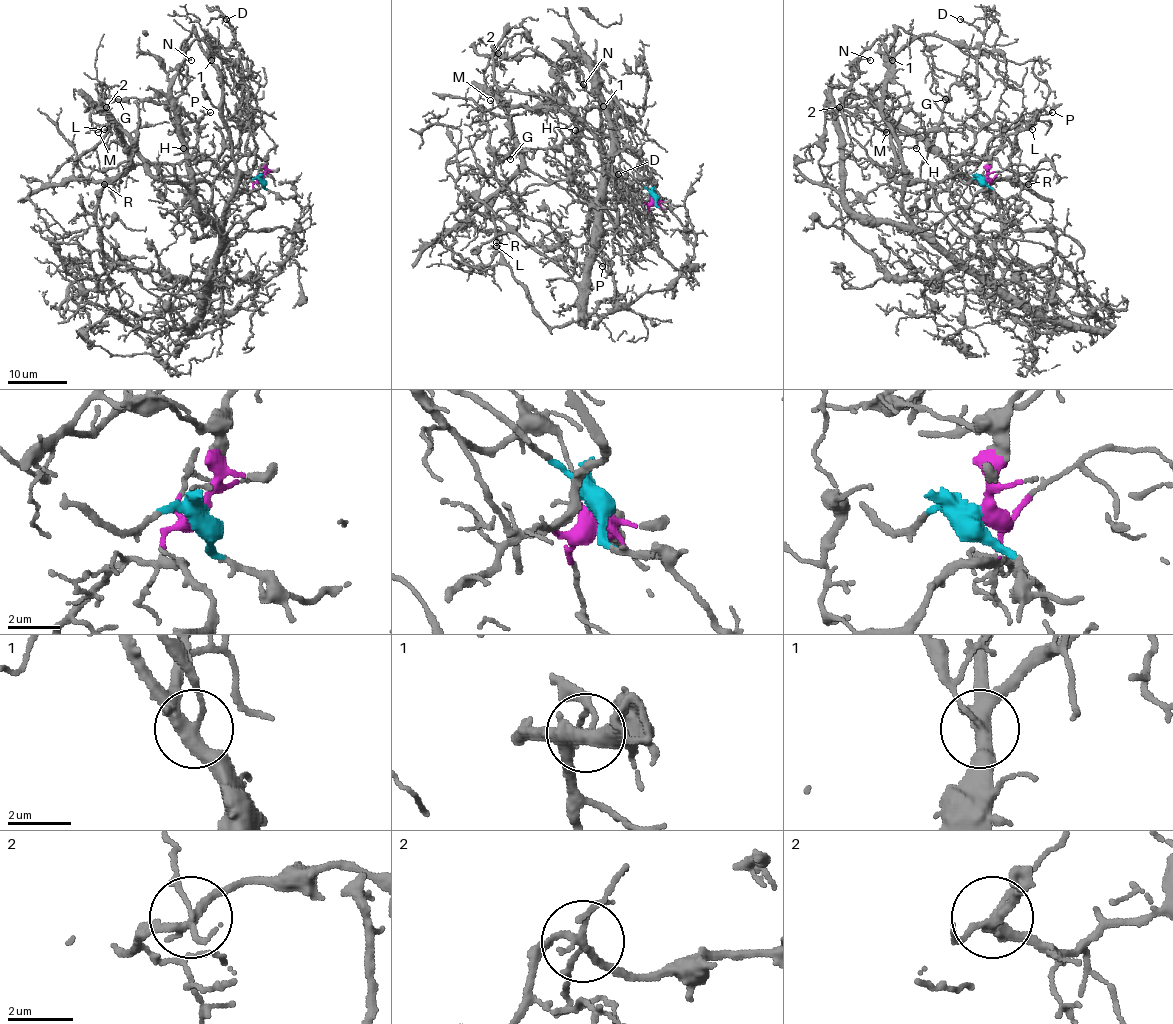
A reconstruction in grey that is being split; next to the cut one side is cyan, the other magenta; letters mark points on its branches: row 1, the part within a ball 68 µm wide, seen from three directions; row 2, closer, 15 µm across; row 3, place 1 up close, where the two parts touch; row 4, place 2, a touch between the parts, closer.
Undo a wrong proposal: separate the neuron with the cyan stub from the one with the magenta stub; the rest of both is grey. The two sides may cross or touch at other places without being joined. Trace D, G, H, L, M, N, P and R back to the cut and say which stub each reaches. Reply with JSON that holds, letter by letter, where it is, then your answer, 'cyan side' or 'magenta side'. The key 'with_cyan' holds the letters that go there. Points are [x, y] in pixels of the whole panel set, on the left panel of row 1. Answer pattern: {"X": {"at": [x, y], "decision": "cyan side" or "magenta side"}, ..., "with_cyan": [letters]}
{"D": {"at": [226, 19], "decision": "magenta side"}, "G": {"at": [118, 99], "decision": "cyan side"}, "H": {"at": [183, 148], "decision": "magenta side"}, "L": {"at": [104, 129], "decision": "cyan side"}, "M": {"at": [98, 132], "decision": "cyan side"}, "N": {"at": [191, 60], "decision": "cyan side"}, "P": {"at": [210, 112], "decision": "cyan side"}, "R": {"at": [104, 184], "decision": "cyan side"}, "with_cyan": ["G", "L", "M", "N", "P", "R"]}

